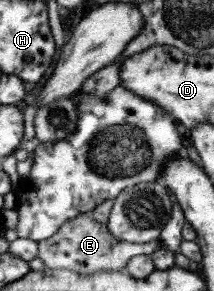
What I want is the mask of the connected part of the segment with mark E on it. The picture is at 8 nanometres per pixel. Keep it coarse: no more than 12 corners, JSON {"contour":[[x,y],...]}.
{"contour":[[86,213],[37,242],[47,269],[119,271],[160,241],[129,243]]}

